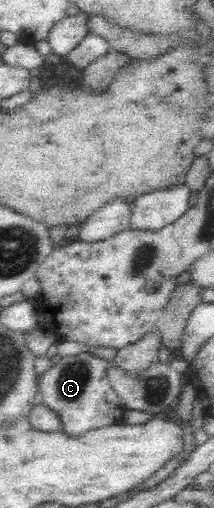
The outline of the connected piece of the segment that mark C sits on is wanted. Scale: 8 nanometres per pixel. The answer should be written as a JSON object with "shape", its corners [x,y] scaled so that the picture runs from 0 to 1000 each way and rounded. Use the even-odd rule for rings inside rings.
{"shape":[[[402,689],[364,699],[285,703],[266,717],[215,728],[173,750],[196,774],[196,795],[234,801],[285,823],[299,852],[383,856],[458,841],[561,833],[579,807],[561,778],[505,744],[528,709],[458,703]]]}

